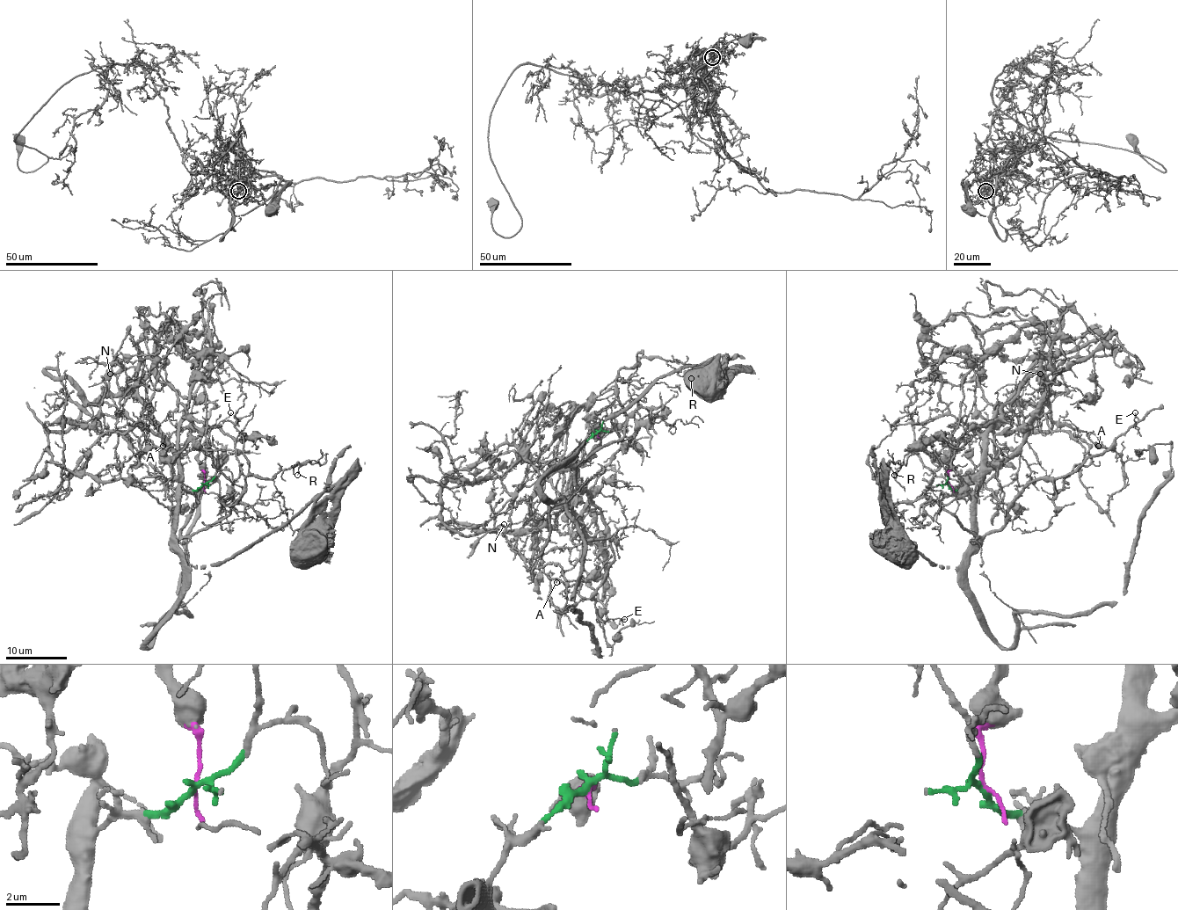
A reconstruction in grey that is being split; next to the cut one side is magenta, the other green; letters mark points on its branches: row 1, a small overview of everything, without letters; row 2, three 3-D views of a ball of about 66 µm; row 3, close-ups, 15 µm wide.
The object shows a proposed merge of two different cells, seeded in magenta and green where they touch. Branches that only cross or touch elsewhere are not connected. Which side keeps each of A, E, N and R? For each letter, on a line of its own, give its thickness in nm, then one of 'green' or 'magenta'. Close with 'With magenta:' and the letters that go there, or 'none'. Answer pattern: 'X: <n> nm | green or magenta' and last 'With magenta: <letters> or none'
A: 170 nm | green
E: 160 nm | green
N: 240 nm | magenta
R: 130 nm | green
With magenta: N

